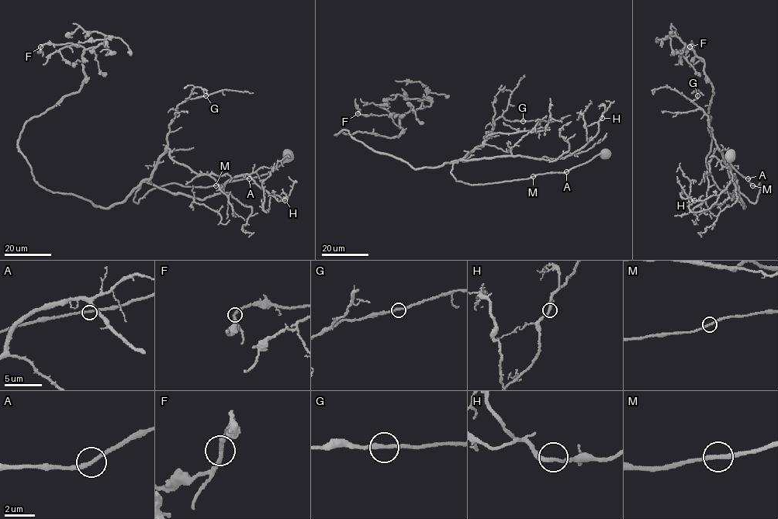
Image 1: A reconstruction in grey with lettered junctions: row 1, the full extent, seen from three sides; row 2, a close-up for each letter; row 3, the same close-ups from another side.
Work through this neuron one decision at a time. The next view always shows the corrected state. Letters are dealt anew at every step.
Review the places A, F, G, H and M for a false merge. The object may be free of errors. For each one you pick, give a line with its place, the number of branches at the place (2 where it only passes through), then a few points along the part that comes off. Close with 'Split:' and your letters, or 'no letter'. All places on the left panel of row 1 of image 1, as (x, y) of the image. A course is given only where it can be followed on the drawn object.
Split: no letter

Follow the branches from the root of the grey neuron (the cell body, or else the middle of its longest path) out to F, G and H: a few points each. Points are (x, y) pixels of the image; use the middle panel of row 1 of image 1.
F: (606, 152), (469, 185), (457, 160), (413, 168), (335, 135), (402, 132), (400, 115), (357, 113)
G: (606, 152), (564, 172), (485, 184), (456, 180), (452, 164), (482, 143), (497, 119), (523, 121)
H: (606, 152), (564, 172), (492, 183), (466, 184), (451, 173), (459, 160), (565, 157), (596, 134), (602, 118)

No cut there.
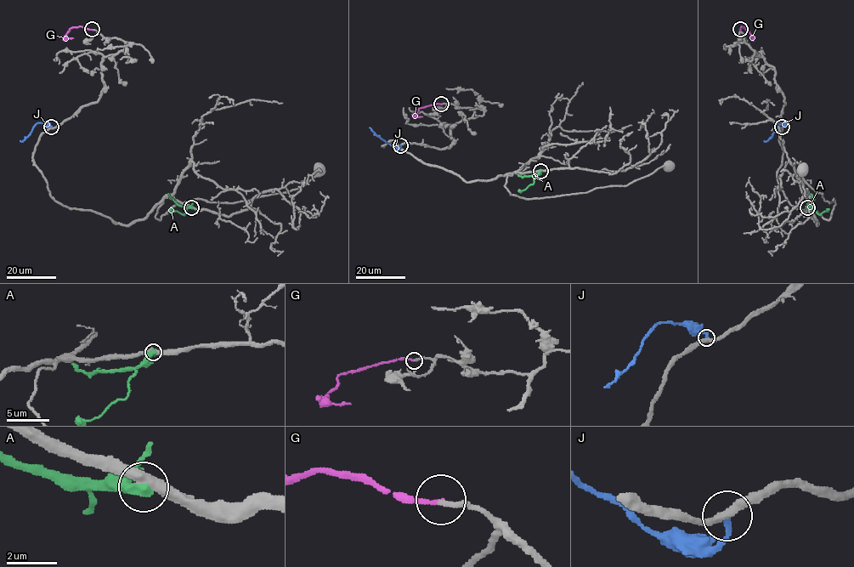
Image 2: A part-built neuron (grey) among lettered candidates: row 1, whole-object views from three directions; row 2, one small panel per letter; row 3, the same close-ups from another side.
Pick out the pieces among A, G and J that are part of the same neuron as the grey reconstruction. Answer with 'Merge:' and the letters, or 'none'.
Merge: G

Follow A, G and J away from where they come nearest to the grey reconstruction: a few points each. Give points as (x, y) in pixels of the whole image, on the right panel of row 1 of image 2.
A: (807, 207), (811, 207), (820, 215), (828, 208)
G: (740, 29), (742, 26), (753, 38)
J: (782, 127), (784, 124), (779, 122), (773, 135), (764, 140)

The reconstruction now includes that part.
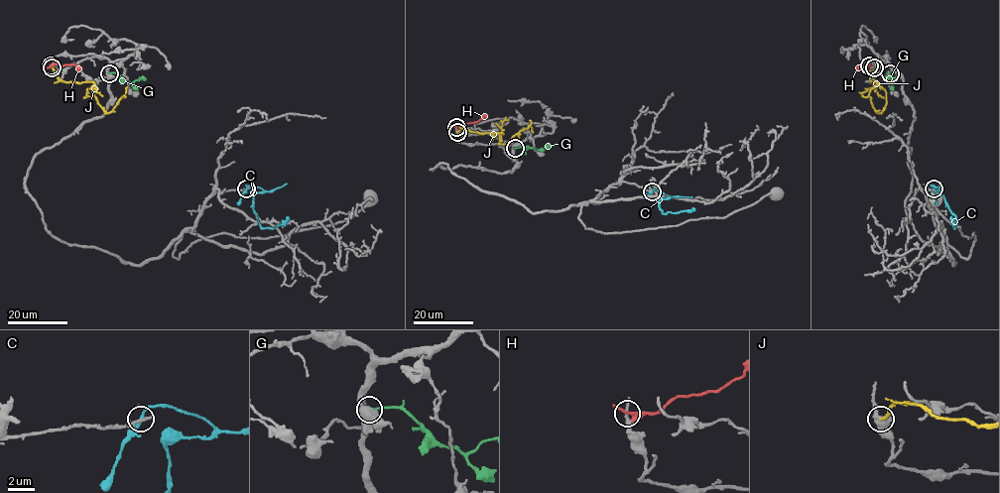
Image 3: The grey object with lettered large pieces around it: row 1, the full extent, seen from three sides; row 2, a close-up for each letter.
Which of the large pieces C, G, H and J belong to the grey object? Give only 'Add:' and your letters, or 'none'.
Add: none

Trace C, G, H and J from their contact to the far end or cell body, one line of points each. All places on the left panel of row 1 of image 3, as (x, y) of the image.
C: (247, 188), (254, 185), (263, 190), (253, 194), (253, 208), (262, 228), (281, 225), (288, 216)
G: (108, 72), (117, 72), (130, 82), (145, 78)
H: (51, 66), (73, 63), (81, 68)
J: (52, 67), (56, 75), (65, 81), (92, 81), (93, 93), (105, 112), (110, 111), (125, 94), (127, 87)

